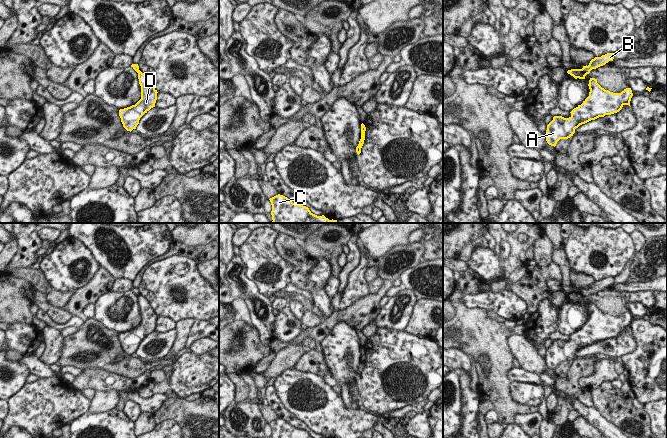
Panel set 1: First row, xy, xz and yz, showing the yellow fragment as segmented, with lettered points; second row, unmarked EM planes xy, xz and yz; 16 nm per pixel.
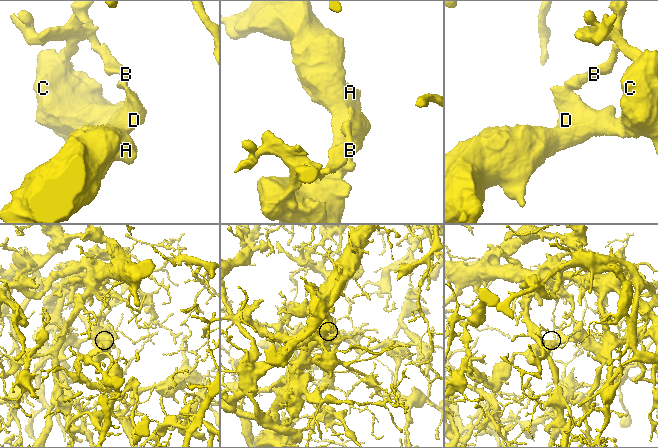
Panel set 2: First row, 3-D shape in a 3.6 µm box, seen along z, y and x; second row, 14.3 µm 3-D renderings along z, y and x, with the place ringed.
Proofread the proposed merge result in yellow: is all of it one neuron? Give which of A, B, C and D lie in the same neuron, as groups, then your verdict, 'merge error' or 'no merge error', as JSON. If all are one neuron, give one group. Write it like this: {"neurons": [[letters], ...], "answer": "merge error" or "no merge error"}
{"neurons": [["A", "C", "D"], ["B"]], "answer": "merge error"}

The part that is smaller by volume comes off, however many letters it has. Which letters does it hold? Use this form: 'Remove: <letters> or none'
Remove: A, C, D

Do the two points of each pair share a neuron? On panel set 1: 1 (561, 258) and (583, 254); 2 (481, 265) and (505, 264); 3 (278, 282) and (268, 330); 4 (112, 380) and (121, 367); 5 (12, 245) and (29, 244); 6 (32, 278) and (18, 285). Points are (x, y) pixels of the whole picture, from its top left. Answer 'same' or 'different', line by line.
1: different
2: different
3: different
4: different
5: different
6: different

